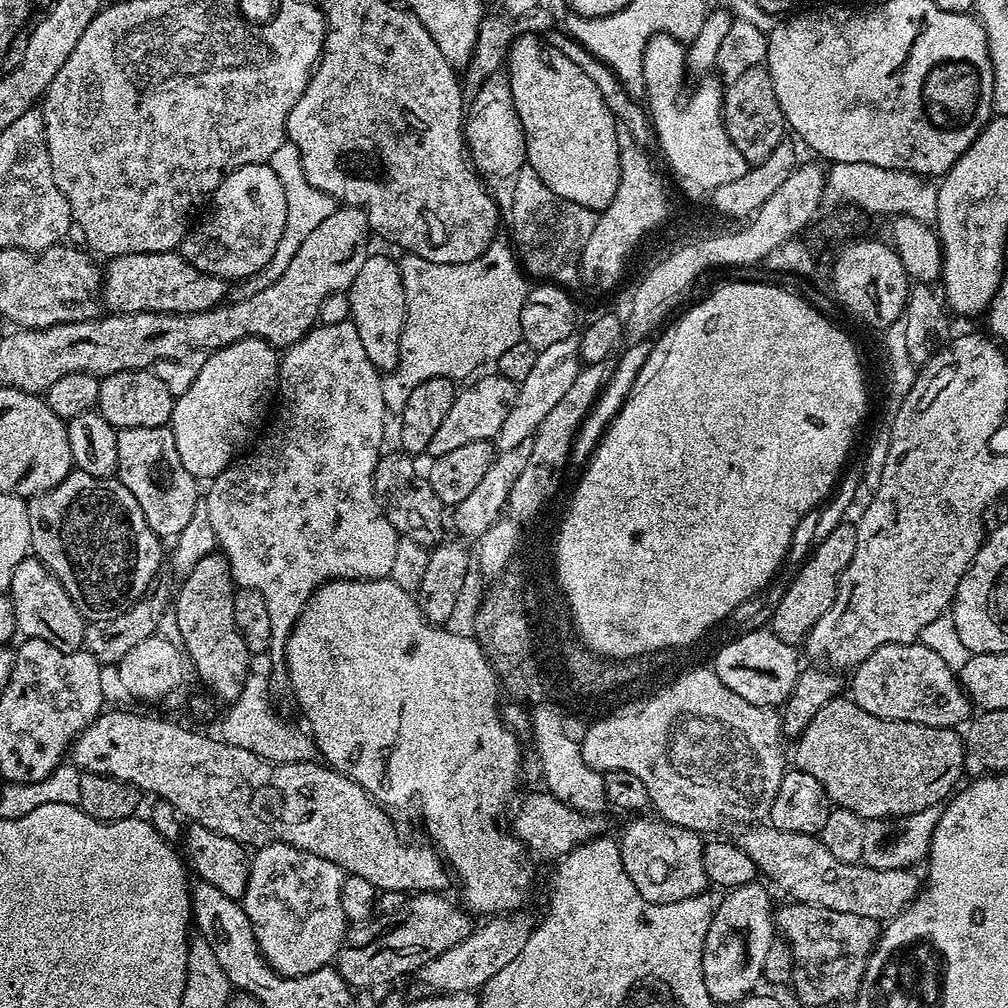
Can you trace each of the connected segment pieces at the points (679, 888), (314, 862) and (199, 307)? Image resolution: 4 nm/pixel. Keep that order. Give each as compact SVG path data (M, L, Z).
M638 816L632 819L634 821L625 828L622 836L618 838L623 868L642 898L655 904L669 904L670 902L703 895L709 887L705 863L702 860L705 845L703 837L688 828L676 825L664 828L664 820L660 818L654 820L642 817Z
M266 844L255 849L251 857L250 882L246 882L246 894L242 898L246 918L250 918L250 926L254 926L254 938L267 958L268 965L275 970L279 976L305 976L319 968L327 968L336 959L336 953L340 945L344 943L346 935L346 921L342 914L342 882L345 878L345 871L339 864L330 862L326 858L318 858L318 854L310 854L306 850L298 850L289 844Z
M176 250L113 256L107 261L107 264L102 272L102 304L112 314L118 312L169 312L179 316L189 316L192 312L205 312L211 308L220 307L225 303L224 295L230 288L229 281L198 270Z

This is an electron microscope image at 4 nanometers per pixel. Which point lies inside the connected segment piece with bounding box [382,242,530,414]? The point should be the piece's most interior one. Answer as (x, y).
(460, 316)

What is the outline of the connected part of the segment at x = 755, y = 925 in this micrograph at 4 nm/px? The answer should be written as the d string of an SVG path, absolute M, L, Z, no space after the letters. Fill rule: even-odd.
M760 882L744 884L741 888L731 889L721 904L715 905L712 921L706 930L706 942L702 954L702 978L706 982L706 990L710 990L710 998L714 998L721 1006L739 1005L745 996L757 991L756 983L761 983L766 966L766 953L770 951L770 942L774 939L774 903Z

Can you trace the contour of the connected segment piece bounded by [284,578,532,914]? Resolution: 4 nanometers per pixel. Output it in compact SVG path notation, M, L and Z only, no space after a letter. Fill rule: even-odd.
M390 578L383 580L330 580L312 593L308 605L302 610L284 647L284 664L286 665L286 680L292 683L296 704L304 711L304 716L308 719L307 727L310 729L312 739L316 742L316 750L322 757L323 763L327 767L335 768L343 776L357 780L372 795L373 800L385 809L397 808L398 811L404 812L408 807L412 807L424 819L424 828L428 831L429 836L427 839L442 853L443 859L450 865L455 879L456 876L460 879L460 884L464 887L465 901L463 900L463 903L473 913L507 914L523 909L525 907L524 899L527 898L528 891L532 888L532 872L528 869L530 856L519 835L513 834L511 831L508 833L500 825L504 811L514 800L510 793L512 793L512 780L516 780L516 744L512 744L512 736L508 736L508 732L504 732L502 704L500 706L500 700L502 701L501 683L488 660L483 645L472 636L456 637L444 626L430 623L424 617L424 611L421 610L417 597L411 592L402 590L402 586L398 586Z

